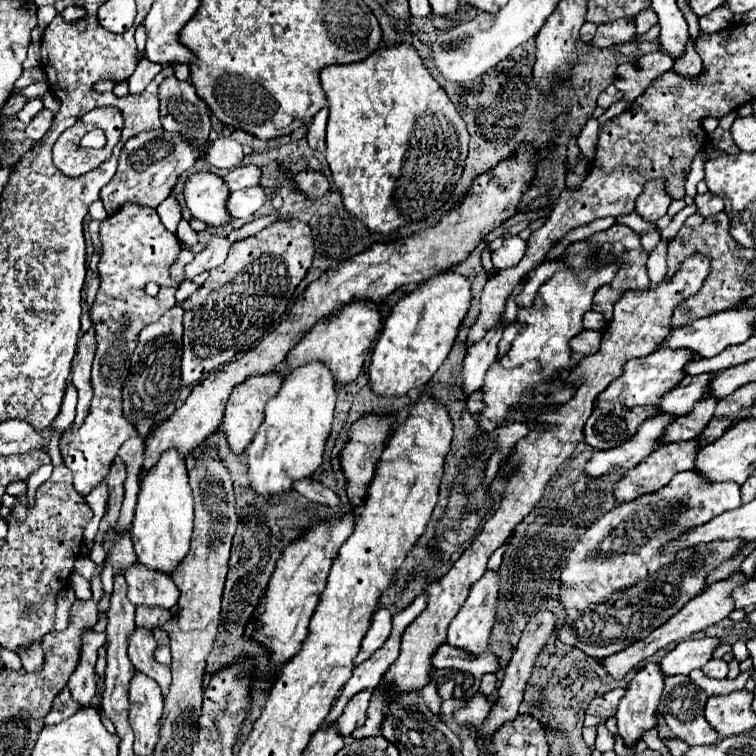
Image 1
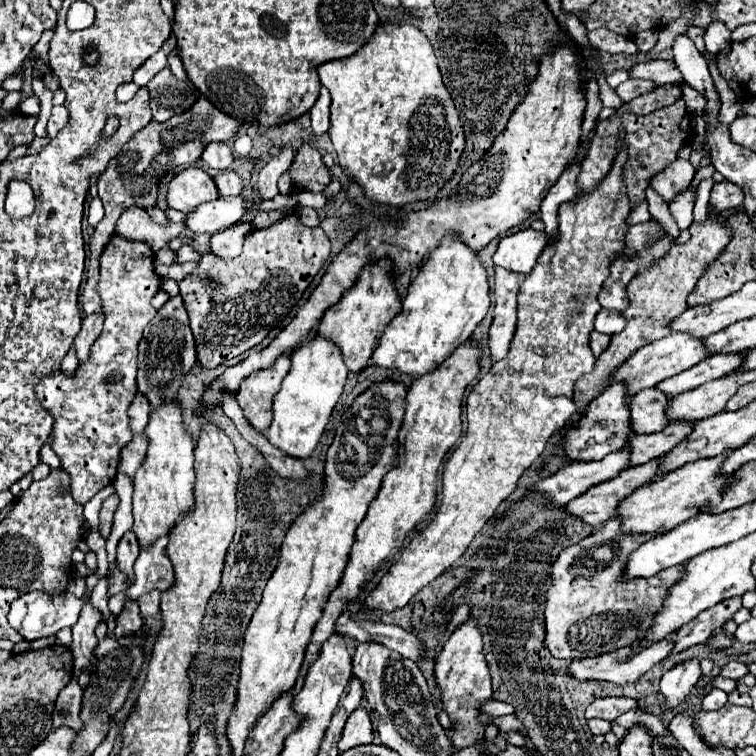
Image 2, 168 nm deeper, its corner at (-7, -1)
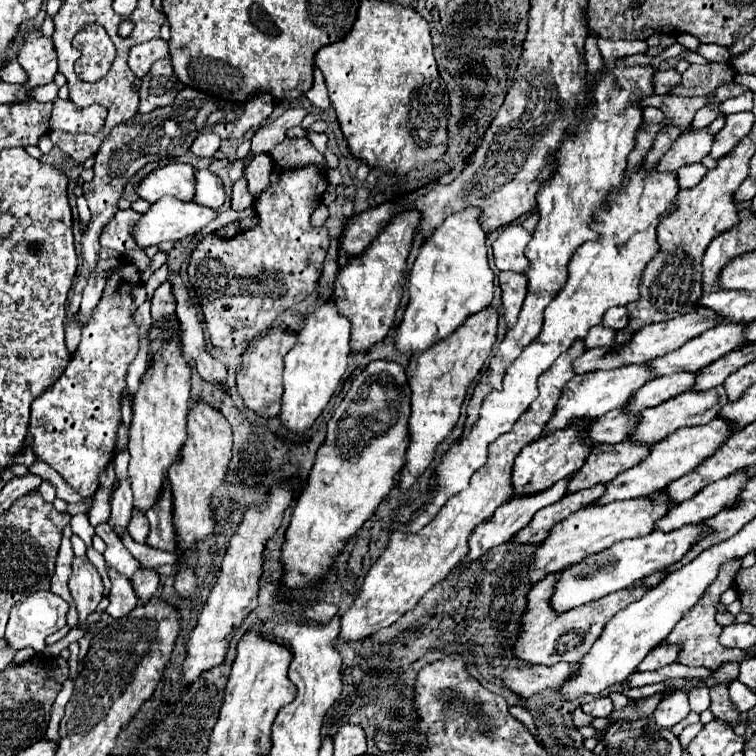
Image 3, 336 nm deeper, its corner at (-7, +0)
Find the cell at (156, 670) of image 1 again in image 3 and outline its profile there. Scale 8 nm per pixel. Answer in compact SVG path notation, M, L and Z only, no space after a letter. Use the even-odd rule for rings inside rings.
M105 566L109 580L111 580L111 592L109 592L109 606L105 608L105 612L111 618L121 618L127 612L131 612L139 598L135 596L135 590L131 588L131 580L119 572L115 572L115 568Z

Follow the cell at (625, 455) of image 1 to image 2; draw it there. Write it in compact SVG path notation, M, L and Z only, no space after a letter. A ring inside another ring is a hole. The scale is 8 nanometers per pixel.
M623 447L619 453L611 453L599 461L573 461L559 469L555 475L539 481L533 491L549 493L555 505L565 505L575 497L581 497L591 485L617 477L623 469L629 469L631 451Z

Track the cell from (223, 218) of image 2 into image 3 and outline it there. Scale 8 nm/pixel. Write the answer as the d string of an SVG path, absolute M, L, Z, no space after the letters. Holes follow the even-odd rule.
M165 196L163 200L151 204L149 210L135 222L131 236L141 248L149 248L149 246L157 246L165 240L181 240L189 234L195 234L195 232L203 230L215 218L217 218L217 210L213 210L213 208L205 208L195 202L183 202L183 200Z

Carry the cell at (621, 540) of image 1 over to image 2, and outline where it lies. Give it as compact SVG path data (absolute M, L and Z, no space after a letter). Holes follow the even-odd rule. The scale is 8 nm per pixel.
M611 519L579 543L561 551L553 563L553 585L547 591L545 605L545 647L553 657L597 657L645 637L645 631L653 623L653 613L667 599L667 589L683 577L683 565L677 565L649 579L637 577L635 581L627 581L623 565L627 565L627 557L645 541L649 537L623 537L619 521Z

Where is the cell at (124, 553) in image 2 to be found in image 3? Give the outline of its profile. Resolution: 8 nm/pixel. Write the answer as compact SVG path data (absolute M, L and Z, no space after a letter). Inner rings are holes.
M117 480L111 494L111 518L109 518L109 524L117 534L123 534L127 530L131 510L133 510L133 494L129 480Z

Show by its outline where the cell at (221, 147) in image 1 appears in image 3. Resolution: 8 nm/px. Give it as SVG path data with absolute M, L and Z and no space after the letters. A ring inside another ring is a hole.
M199 134L197 138L195 138L195 142L191 144L191 152L193 154L197 154L197 156L207 156L207 158L211 158L217 150L219 150L219 142L221 142L221 138L219 136L215 136L215 134Z

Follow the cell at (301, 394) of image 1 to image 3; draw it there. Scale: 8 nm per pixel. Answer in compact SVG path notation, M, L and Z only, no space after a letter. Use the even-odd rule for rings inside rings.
M331 300L317 306L305 320L301 332L297 332L295 346L285 356L285 372L283 372L283 408L281 408L281 422L285 428L293 432L305 432L313 426L315 418L323 412L329 398L333 396L341 376L347 370L347 356L349 348L349 334L351 324L345 316L337 312Z

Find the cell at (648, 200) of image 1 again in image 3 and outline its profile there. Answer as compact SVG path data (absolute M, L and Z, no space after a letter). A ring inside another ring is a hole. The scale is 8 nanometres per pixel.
M691 128L691 132L681 134L671 144L671 148L661 156L657 170L659 172L667 172L667 170L677 172L685 164L701 162L711 152L713 140L715 140L715 136L711 136L711 132L707 132L707 128Z

